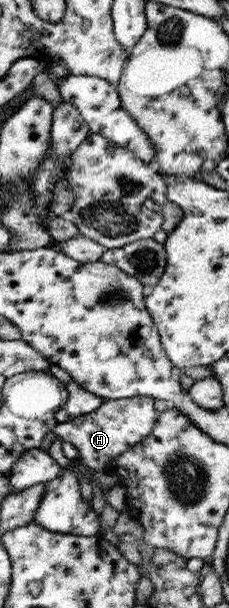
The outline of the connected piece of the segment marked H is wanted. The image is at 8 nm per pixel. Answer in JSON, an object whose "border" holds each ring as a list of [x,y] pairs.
{"border":[[[142,396],[126,399],[104,399],[103,404],[86,415],[79,415],[73,421],[57,424],[53,429],[62,441],[68,441],[78,449],[83,465],[93,471],[102,472],[106,465],[128,451],[133,445],[148,438],[156,425],[158,411],[154,409],[154,398]]]}

